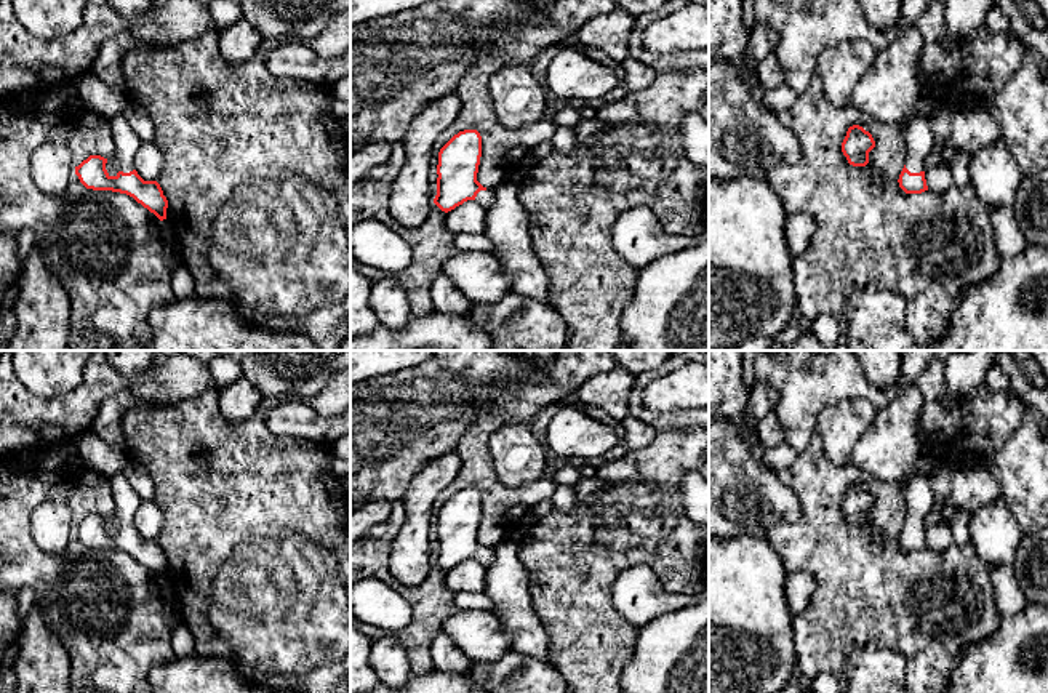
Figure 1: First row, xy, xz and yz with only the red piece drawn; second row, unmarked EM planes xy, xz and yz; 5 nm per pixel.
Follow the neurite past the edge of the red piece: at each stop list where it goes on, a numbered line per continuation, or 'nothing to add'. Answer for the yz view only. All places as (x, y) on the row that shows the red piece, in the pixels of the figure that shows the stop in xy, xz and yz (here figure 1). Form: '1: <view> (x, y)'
1: yz (884, 85)

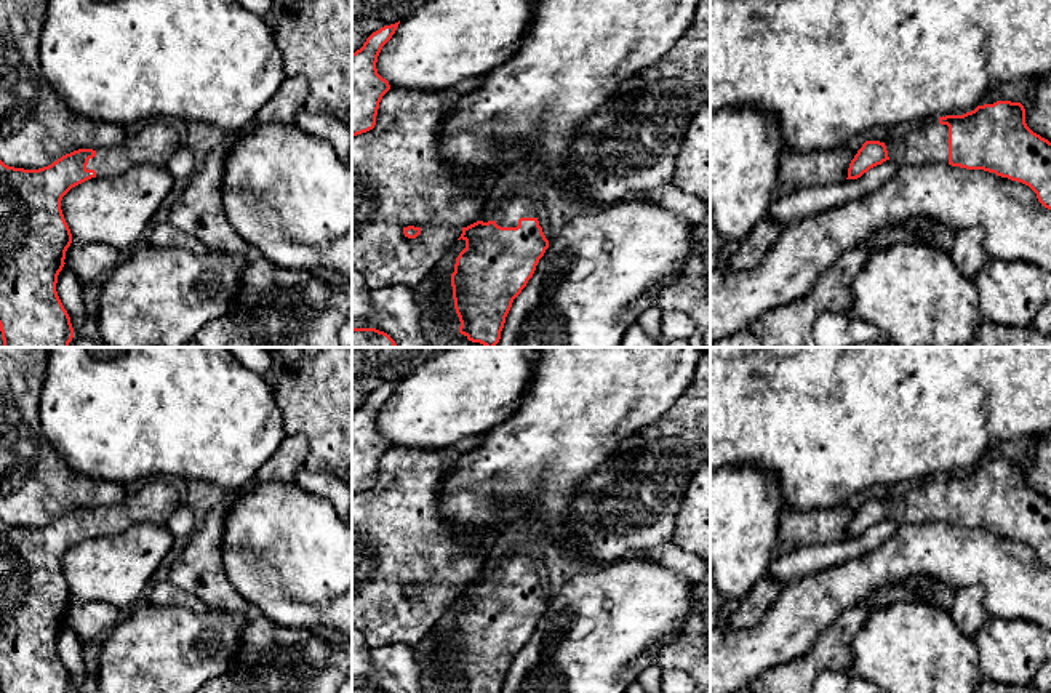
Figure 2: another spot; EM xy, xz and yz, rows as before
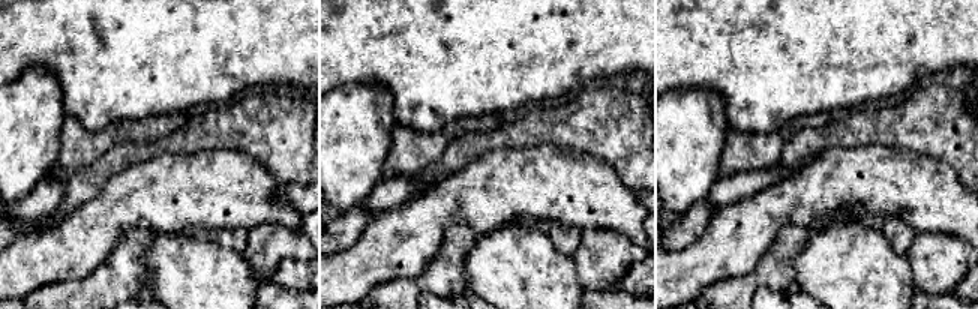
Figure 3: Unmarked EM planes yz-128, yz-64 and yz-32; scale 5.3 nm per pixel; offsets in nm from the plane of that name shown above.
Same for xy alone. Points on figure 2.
1: xy (154, 141)

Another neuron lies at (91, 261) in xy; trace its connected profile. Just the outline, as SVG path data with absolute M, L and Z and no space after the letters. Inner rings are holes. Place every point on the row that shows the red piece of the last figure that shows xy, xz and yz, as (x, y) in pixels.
M72 240L66 251L64 267L83 283L101 285L122 258L123 253L109 243Z

